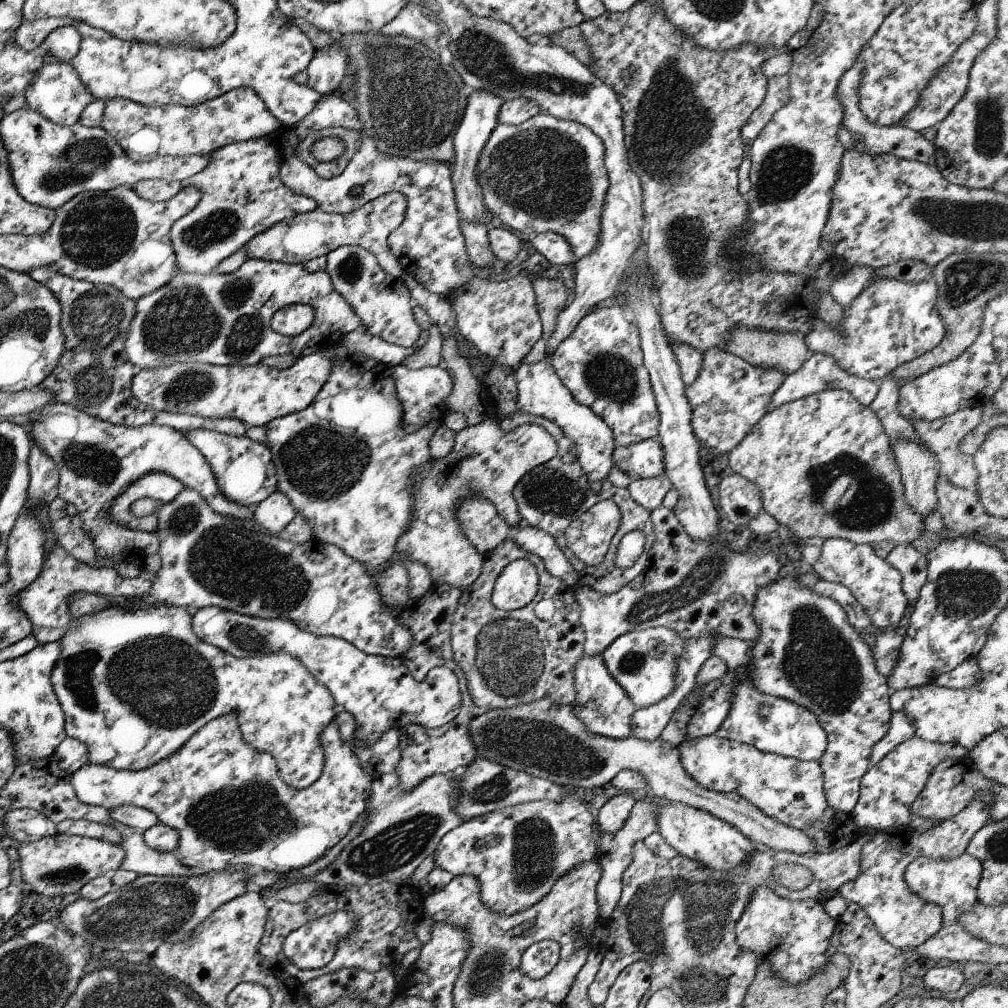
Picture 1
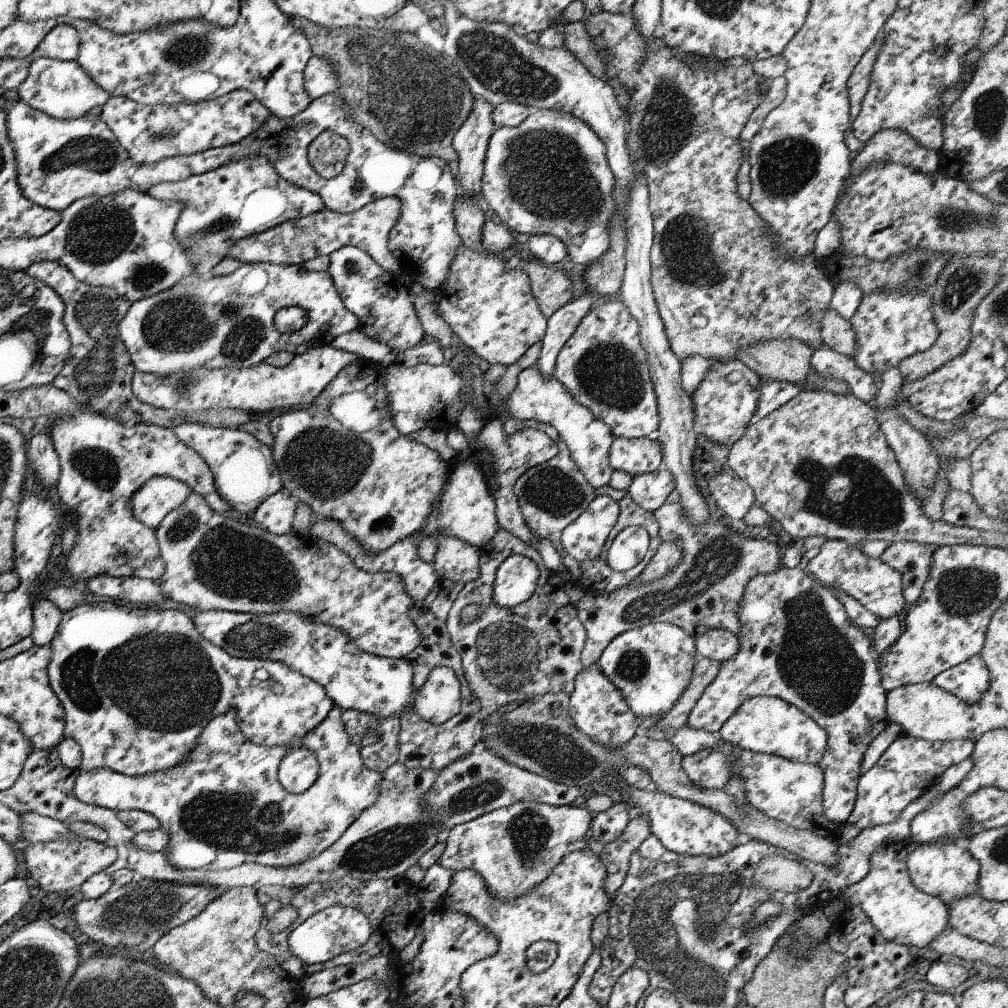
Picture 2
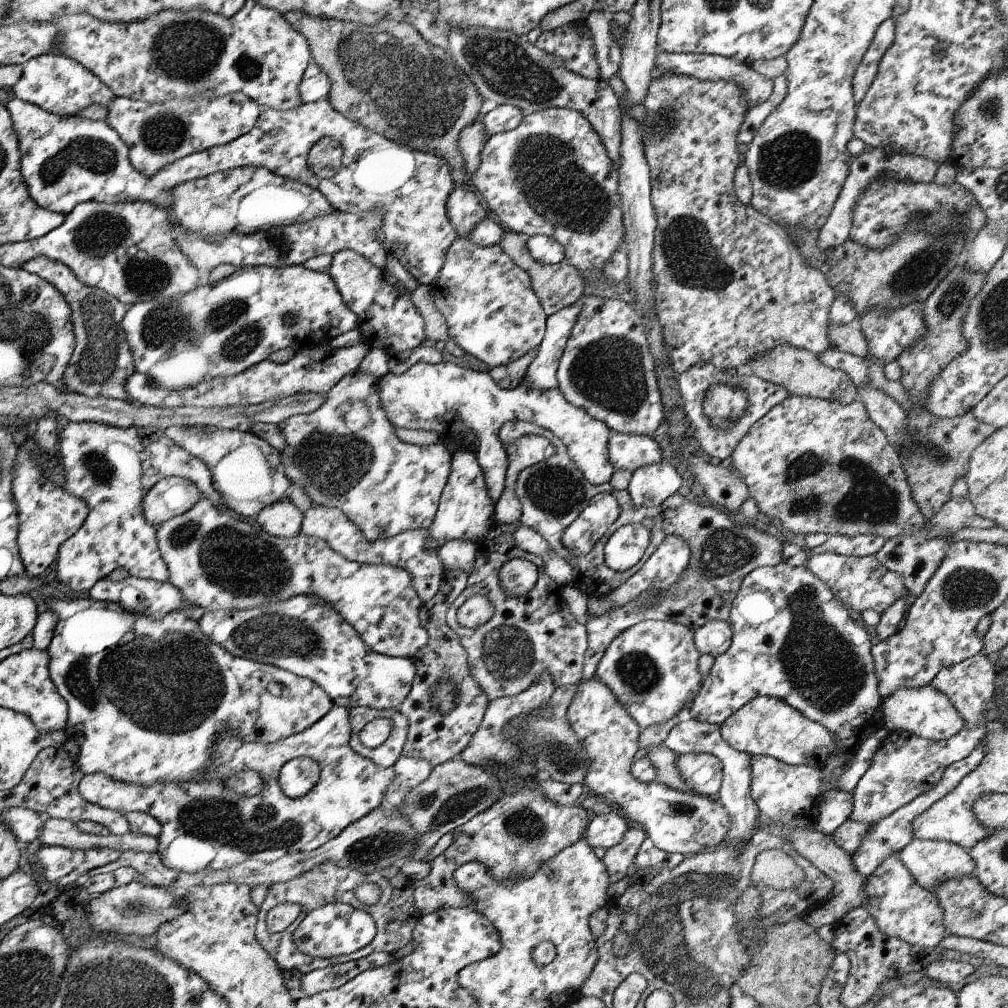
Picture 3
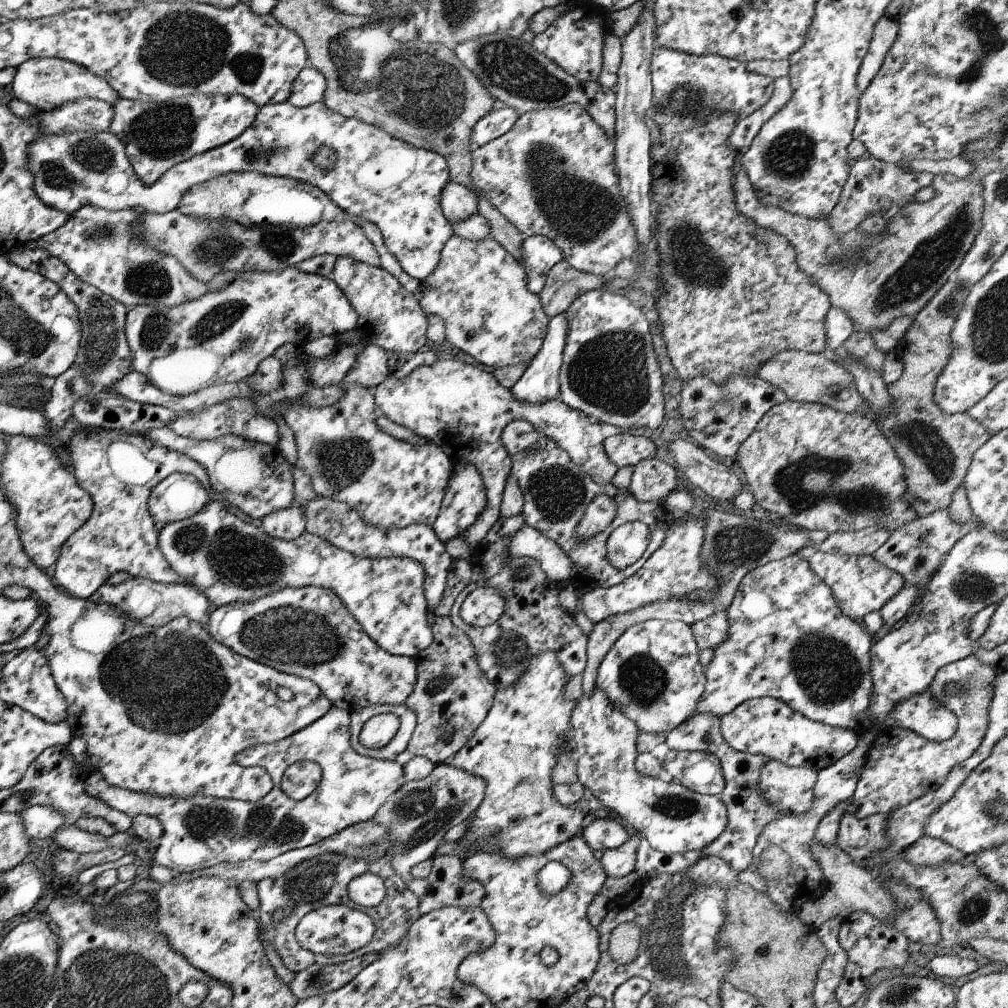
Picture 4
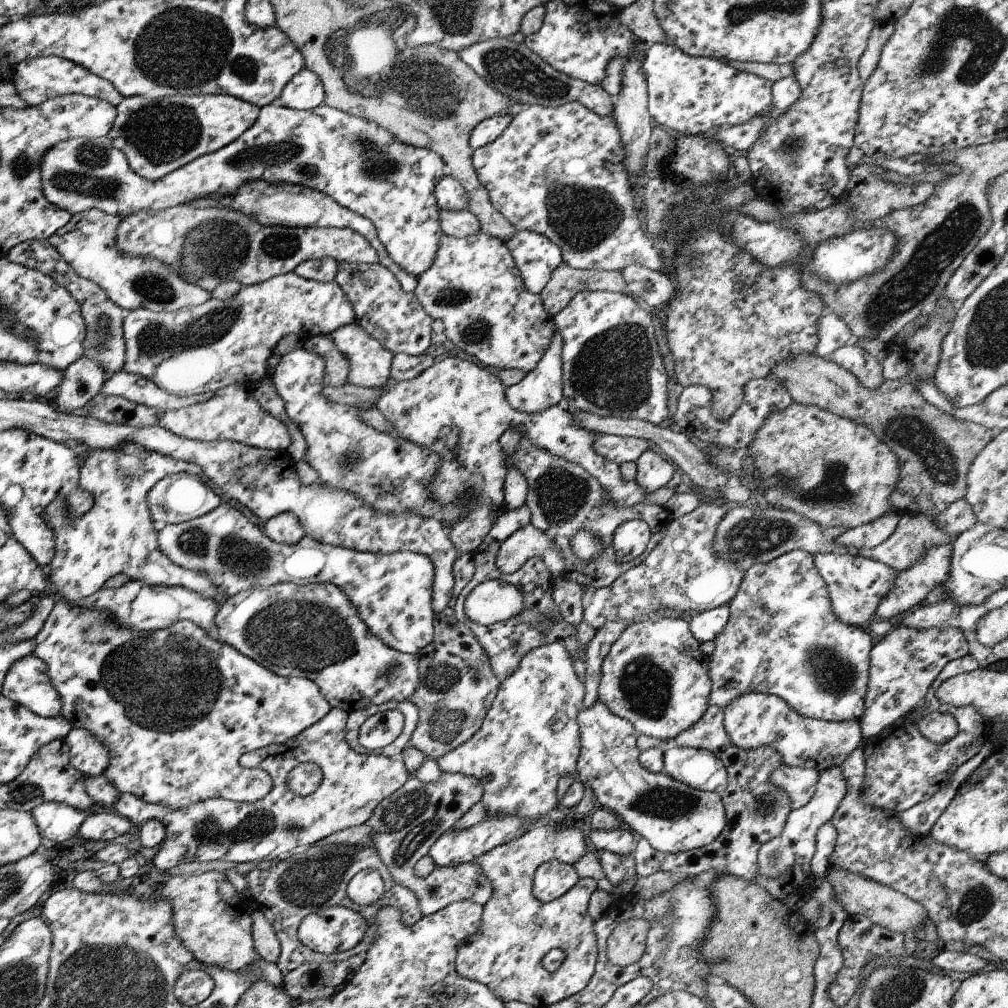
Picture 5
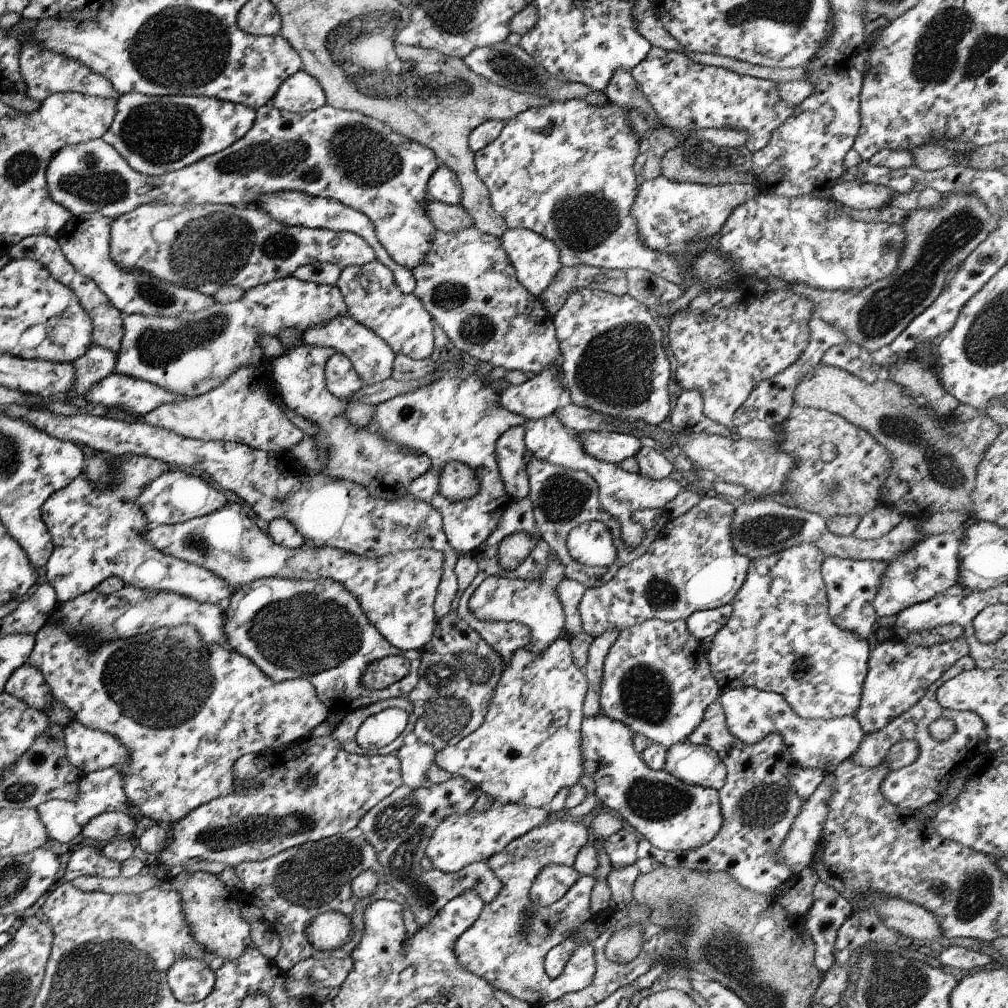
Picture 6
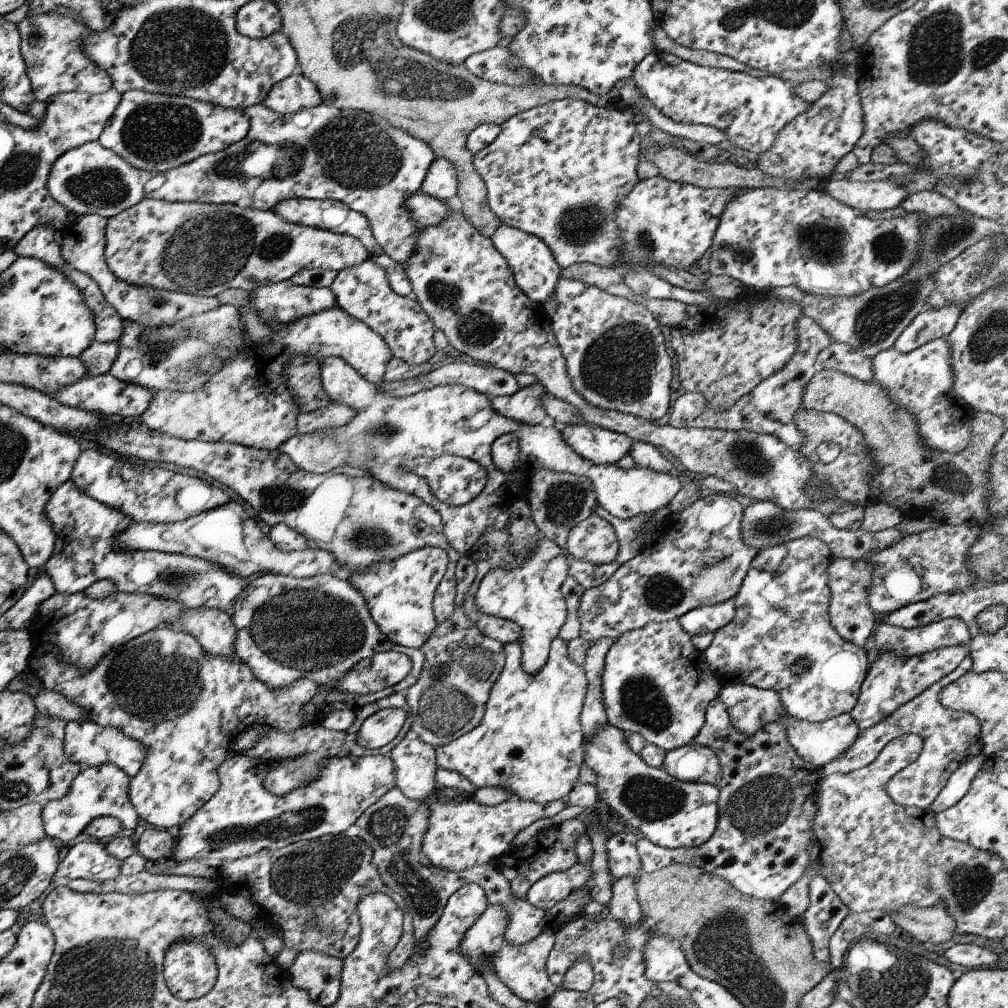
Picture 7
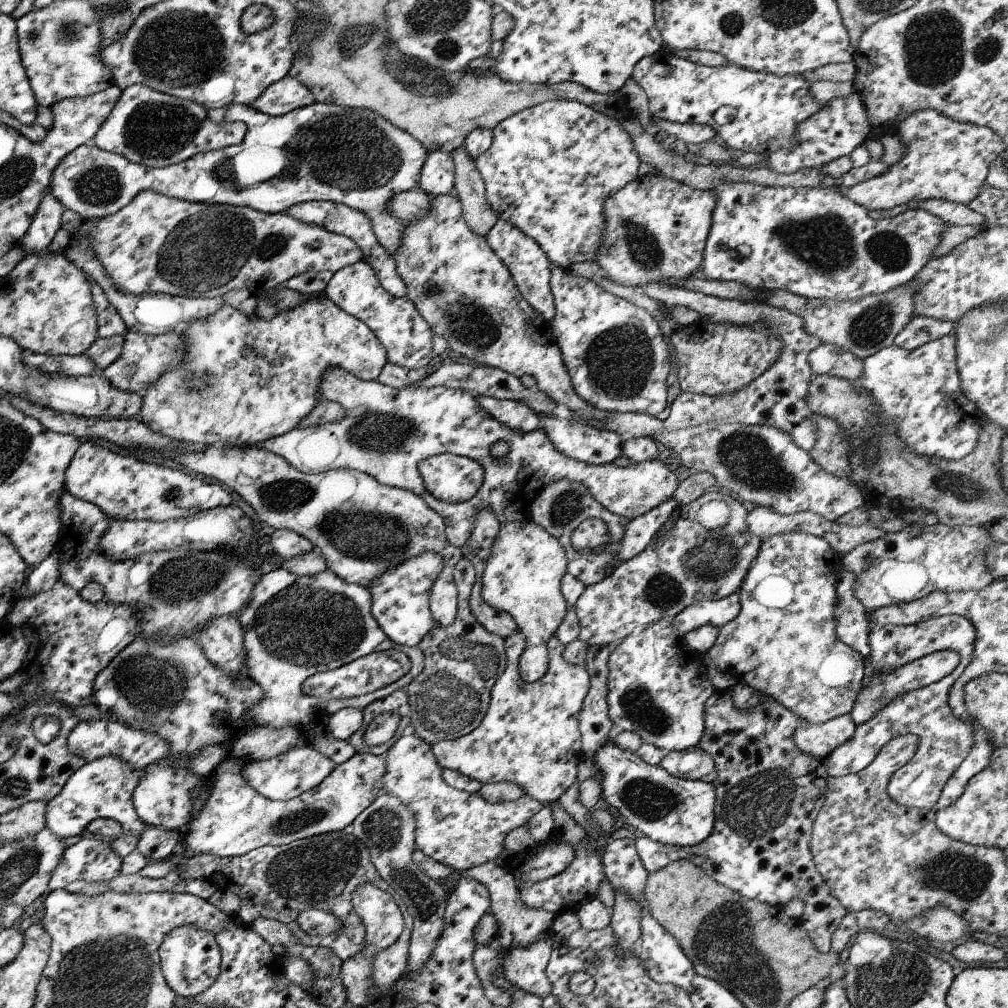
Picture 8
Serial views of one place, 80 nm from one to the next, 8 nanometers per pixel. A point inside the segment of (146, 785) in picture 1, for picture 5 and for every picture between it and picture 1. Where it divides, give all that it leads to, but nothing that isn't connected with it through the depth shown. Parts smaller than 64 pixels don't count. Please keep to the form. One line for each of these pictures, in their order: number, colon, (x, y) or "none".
2: (222, 805)
3: (203, 827)
4: (199, 832)
5: (352, 785)

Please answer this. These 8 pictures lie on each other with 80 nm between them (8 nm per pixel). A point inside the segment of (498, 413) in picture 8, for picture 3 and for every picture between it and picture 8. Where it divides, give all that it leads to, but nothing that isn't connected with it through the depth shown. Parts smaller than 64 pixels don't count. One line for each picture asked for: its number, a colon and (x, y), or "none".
3: (540, 375)
4: (539, 382)
5: (541, 387)
6: (538, 397)
7: (524, 406)

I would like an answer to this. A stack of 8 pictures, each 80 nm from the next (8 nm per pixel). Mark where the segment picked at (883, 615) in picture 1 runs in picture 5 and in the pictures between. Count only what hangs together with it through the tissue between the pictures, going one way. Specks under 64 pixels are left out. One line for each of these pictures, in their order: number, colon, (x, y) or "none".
2: (840, 566)
3: (860, 583)
4: (860, 585)
5: (855, 583)

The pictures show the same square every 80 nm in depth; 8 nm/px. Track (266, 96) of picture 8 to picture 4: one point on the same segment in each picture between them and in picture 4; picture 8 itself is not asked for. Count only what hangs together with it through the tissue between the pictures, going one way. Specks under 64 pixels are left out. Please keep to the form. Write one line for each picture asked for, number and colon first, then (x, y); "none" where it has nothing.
4: (308, 87)
5: (303, 91)
6: (300, 93)
7: (295, 92)

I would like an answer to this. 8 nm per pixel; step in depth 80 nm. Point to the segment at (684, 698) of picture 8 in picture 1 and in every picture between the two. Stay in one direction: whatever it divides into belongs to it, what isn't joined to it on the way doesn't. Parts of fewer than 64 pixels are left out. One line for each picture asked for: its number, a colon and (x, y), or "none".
1: (643, 663)
2: (650, 666)
3: (651, 668)
4: (651, 674)
5: (654, 675)
6: (655, 680)
7: (655, 683)

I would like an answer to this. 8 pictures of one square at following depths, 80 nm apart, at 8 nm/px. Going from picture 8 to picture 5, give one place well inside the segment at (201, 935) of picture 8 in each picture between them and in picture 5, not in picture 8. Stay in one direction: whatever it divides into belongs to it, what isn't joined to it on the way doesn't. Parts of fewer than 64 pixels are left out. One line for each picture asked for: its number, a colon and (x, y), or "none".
5: (190, 987)
6: (189, 980)
7: (190, 972)

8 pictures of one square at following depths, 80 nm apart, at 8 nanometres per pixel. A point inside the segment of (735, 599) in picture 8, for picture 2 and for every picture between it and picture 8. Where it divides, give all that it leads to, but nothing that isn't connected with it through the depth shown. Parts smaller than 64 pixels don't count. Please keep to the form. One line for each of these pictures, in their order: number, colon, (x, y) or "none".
2: (717, 644)
3: (713, 637)
4: (708, 633)
5: (705, 626)
6: (701, 625)
7: (708, 618)

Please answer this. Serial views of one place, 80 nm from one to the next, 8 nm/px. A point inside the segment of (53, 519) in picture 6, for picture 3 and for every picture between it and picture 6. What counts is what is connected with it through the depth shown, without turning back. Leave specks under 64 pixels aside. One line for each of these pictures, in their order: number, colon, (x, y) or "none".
3: (110, 469)
4: (118, 470)
5: (114, 536)

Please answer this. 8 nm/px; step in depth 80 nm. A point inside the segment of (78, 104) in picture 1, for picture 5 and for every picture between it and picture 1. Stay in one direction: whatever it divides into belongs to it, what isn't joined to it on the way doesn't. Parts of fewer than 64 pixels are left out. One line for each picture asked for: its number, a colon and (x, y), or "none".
2: (60, 89)
3: (58, 85)
4: (44, 83)
5: (38, 79)

